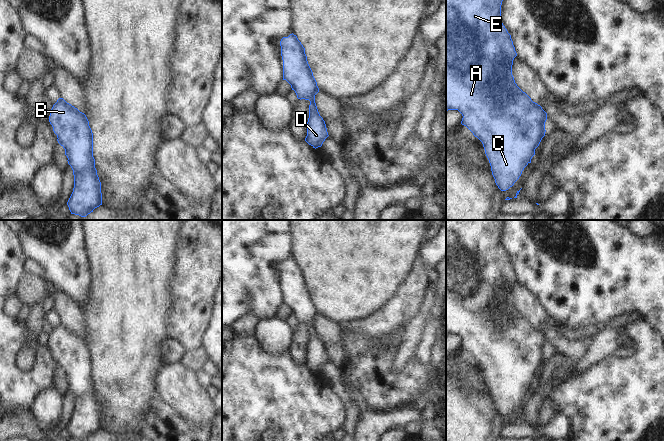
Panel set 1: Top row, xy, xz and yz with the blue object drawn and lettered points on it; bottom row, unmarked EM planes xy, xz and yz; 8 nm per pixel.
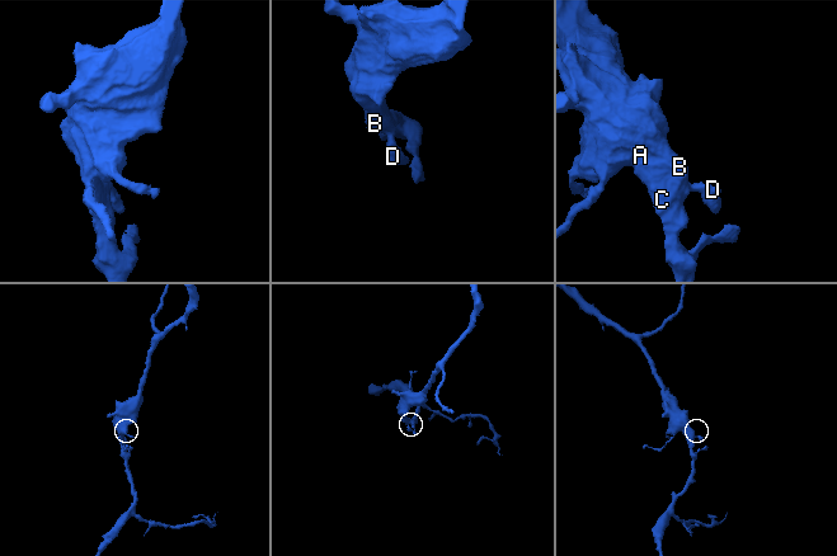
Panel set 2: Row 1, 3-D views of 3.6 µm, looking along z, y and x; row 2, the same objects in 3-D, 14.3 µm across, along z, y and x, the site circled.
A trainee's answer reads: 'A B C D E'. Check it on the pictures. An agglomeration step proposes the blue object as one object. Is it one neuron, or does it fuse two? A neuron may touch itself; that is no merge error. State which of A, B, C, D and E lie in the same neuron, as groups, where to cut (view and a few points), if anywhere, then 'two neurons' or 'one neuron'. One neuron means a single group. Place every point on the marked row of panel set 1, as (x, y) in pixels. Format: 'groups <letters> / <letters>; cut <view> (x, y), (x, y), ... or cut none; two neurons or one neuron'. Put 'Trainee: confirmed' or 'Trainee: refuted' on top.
Trainee: confirmed
groups A B C D E; cut none; one neuron

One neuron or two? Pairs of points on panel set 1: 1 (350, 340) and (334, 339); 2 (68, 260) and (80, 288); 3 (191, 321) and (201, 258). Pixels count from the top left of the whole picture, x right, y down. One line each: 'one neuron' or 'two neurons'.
1: two neurons
2: one neuron
3: one neuron

